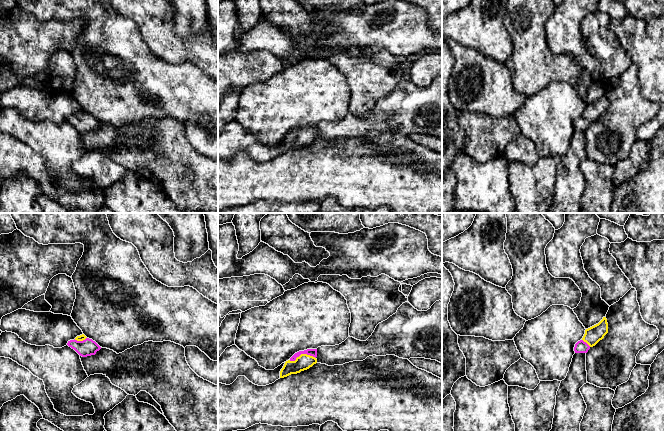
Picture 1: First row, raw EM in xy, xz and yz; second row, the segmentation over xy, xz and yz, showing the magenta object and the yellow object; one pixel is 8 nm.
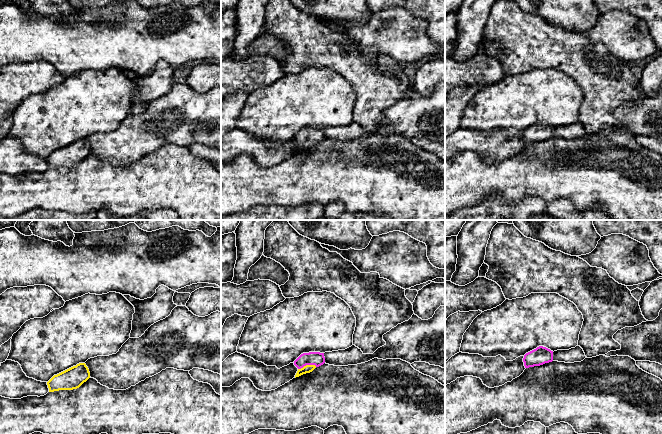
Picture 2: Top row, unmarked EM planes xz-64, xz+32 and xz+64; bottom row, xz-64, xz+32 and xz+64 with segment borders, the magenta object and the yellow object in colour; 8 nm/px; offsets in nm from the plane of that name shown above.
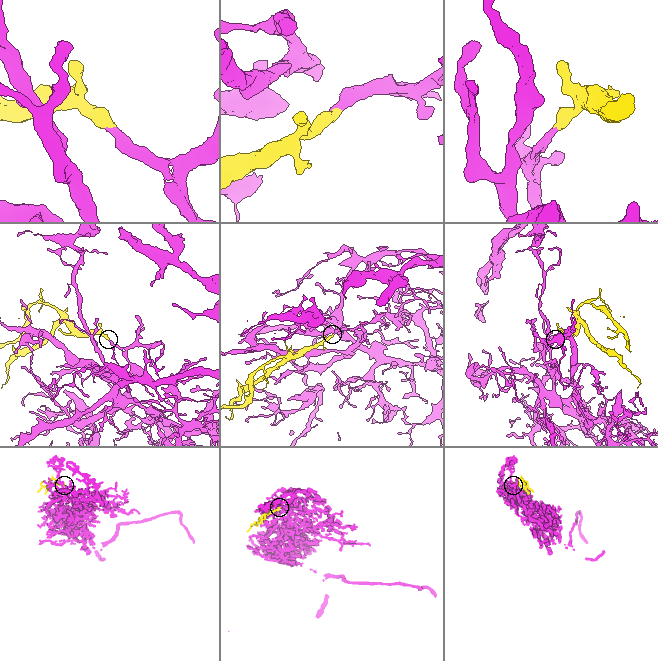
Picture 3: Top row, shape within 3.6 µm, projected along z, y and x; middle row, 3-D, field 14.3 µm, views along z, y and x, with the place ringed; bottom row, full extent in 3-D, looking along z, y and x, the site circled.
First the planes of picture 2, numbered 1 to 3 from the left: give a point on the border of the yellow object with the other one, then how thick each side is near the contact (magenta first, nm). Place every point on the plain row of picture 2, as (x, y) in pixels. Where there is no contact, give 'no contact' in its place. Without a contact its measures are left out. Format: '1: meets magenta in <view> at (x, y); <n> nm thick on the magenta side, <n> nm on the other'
1: no contact
2: meets magenta in xz+32 at (307, 140); 110 nm thick on the magenta side, 60 nm on the other
3: no contact

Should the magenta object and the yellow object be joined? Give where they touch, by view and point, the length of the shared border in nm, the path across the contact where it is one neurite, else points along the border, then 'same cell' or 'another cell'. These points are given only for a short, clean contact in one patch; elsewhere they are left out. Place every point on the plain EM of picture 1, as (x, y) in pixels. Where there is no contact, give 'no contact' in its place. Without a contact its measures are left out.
meets magenta in xz at (302, 129); contact 220 nm long; runs through xz (312, 128), (302, 129), (303, 138); same cell

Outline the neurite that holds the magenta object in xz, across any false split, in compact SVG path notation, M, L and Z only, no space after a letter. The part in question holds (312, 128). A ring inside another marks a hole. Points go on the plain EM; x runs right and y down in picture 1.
M307 125L295 129L288 137L285 138L280 147L280 154L309 145L317 139L316 133L317 125Z

